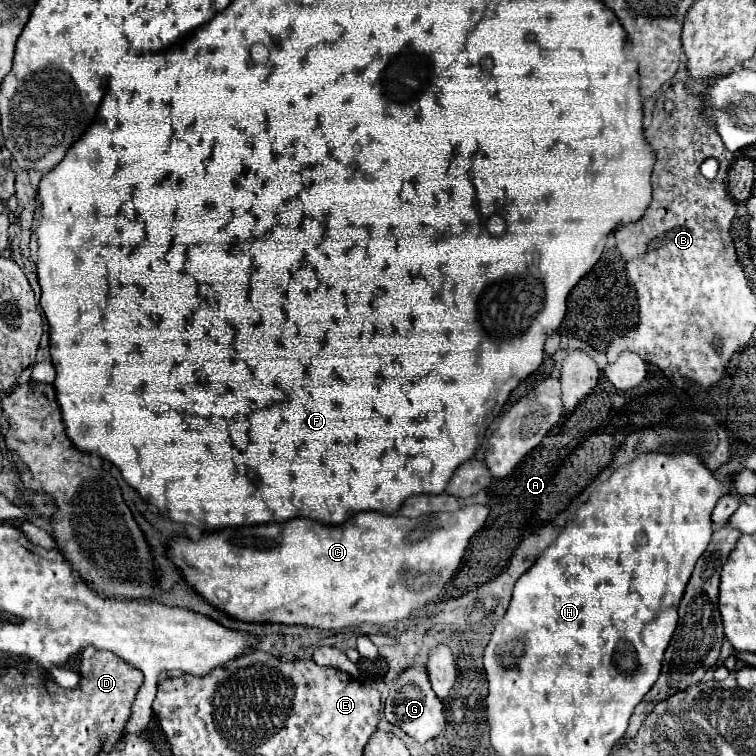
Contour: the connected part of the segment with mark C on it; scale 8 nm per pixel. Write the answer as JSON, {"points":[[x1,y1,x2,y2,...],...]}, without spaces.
{"points":[[466,505,452,513,430,513,414,519,400,513,382,515,378,511,366,511,338,527,314,523,310,519,290,519,284,523,254,527,226,527,204,535,198,543,190,539,174,539,168,555,200,595,220,611,242,621,270,621,318,629,356,627,360,623,386,625,406,619,414,609,424,607,440,595,458,571,460,561,466,555,466,543,474,537,472,533,478,533,484,527,488,513,488,505]]}

